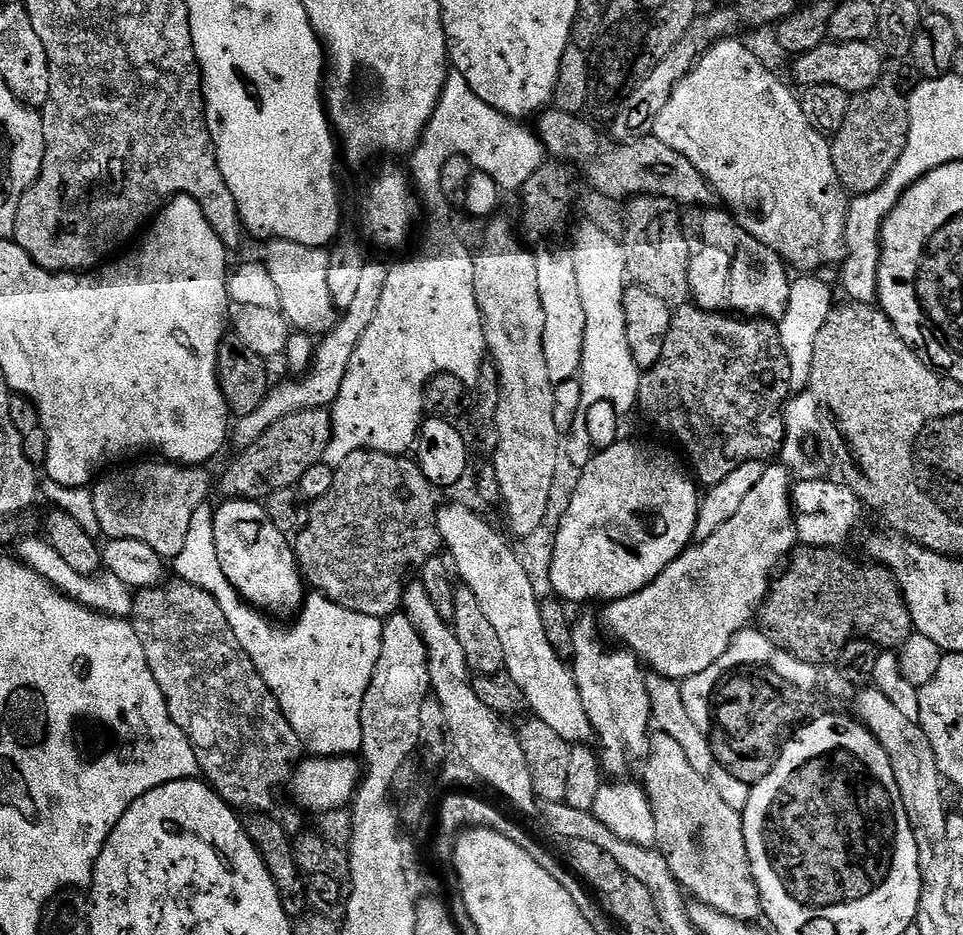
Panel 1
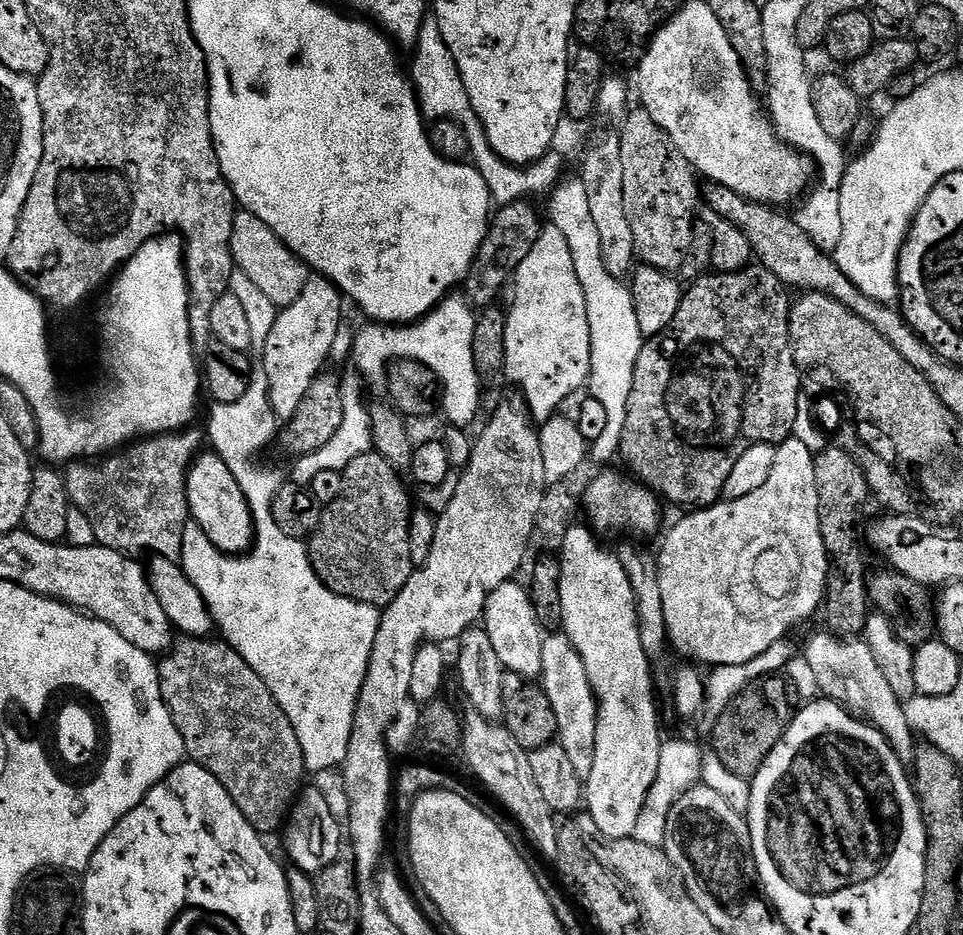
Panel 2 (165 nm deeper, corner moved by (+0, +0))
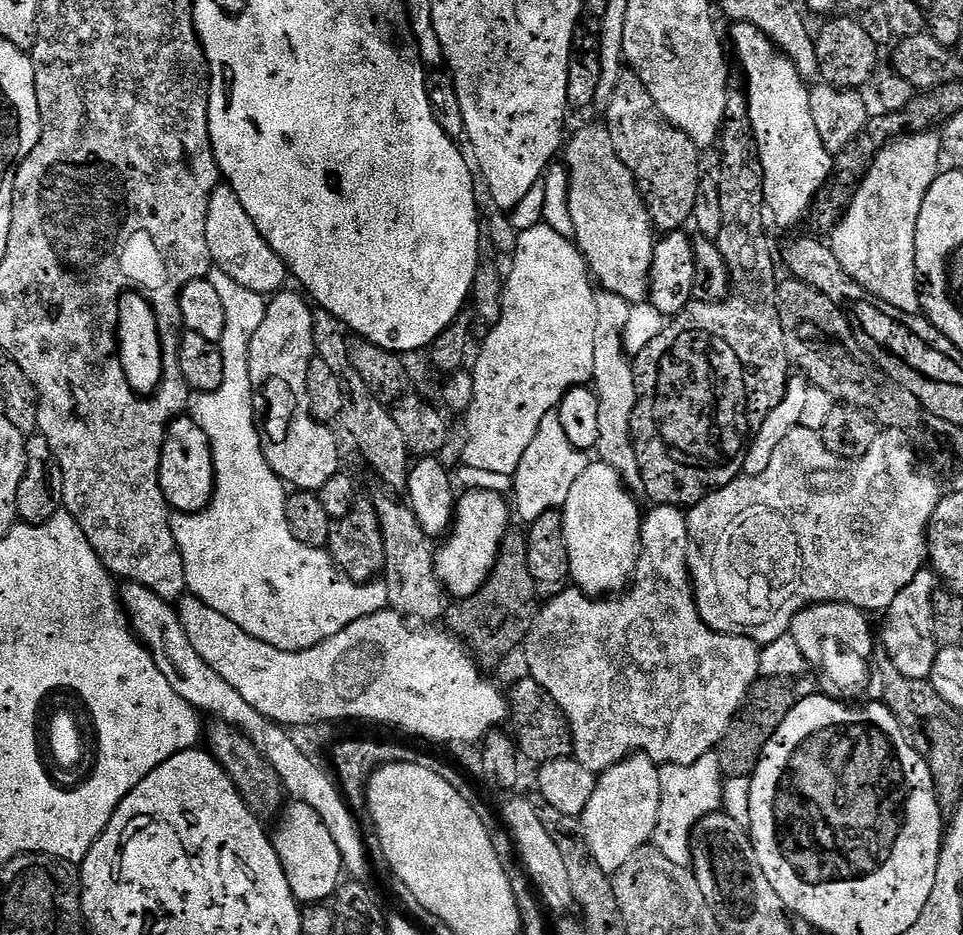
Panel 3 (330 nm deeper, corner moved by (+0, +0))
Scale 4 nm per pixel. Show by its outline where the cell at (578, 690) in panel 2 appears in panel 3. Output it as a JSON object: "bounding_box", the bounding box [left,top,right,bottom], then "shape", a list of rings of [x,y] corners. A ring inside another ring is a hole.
{"bounding_box":[522,504,761,774],"shape":[[[658,504],[651,509],[653,512],[643,517],[642,543],[640,557],[636,563],[636,575],[630,581],[630,590],[625,590],[611,598],[589,596],[575,586],[565,587],[563,592],[551,597],[541,607],[540,616],[534,622],[528,639],[522,645],[522,653],[528,659],[531,679],[536,680],[550,694],[554,702],[572,724],[572,750],[574,758],[586,770],[597,774],[605,772],[610,766],[627,760],[633,754],[643,754],[652,759],[655,764],[692,764],[703,755],[713,751],[724,739],[730,722],[736,717],[736,711],[748,697],[748,691],[761,675],[760,653],[761,645],[745,636],[725,636],[715,632],[702,618],[696,605],[696,589],[692,587],[692,575],[688,572],[688,517],[685,509],[676,508],[672,504]]]}

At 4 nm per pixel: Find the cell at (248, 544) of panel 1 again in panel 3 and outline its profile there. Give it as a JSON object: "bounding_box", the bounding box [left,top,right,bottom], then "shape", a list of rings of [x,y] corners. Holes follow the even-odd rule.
{"bounding_box":[160,415,216,512],"shape":[[[191,415],[176,417],[168,428],[168,437],[164,443],[160,463],[160,485],[164,497],[176,512],[200,512],[212,501],[212,494],[216,491],[216,467],[212,461],[212,443],[206,436],[206,430]]]}

